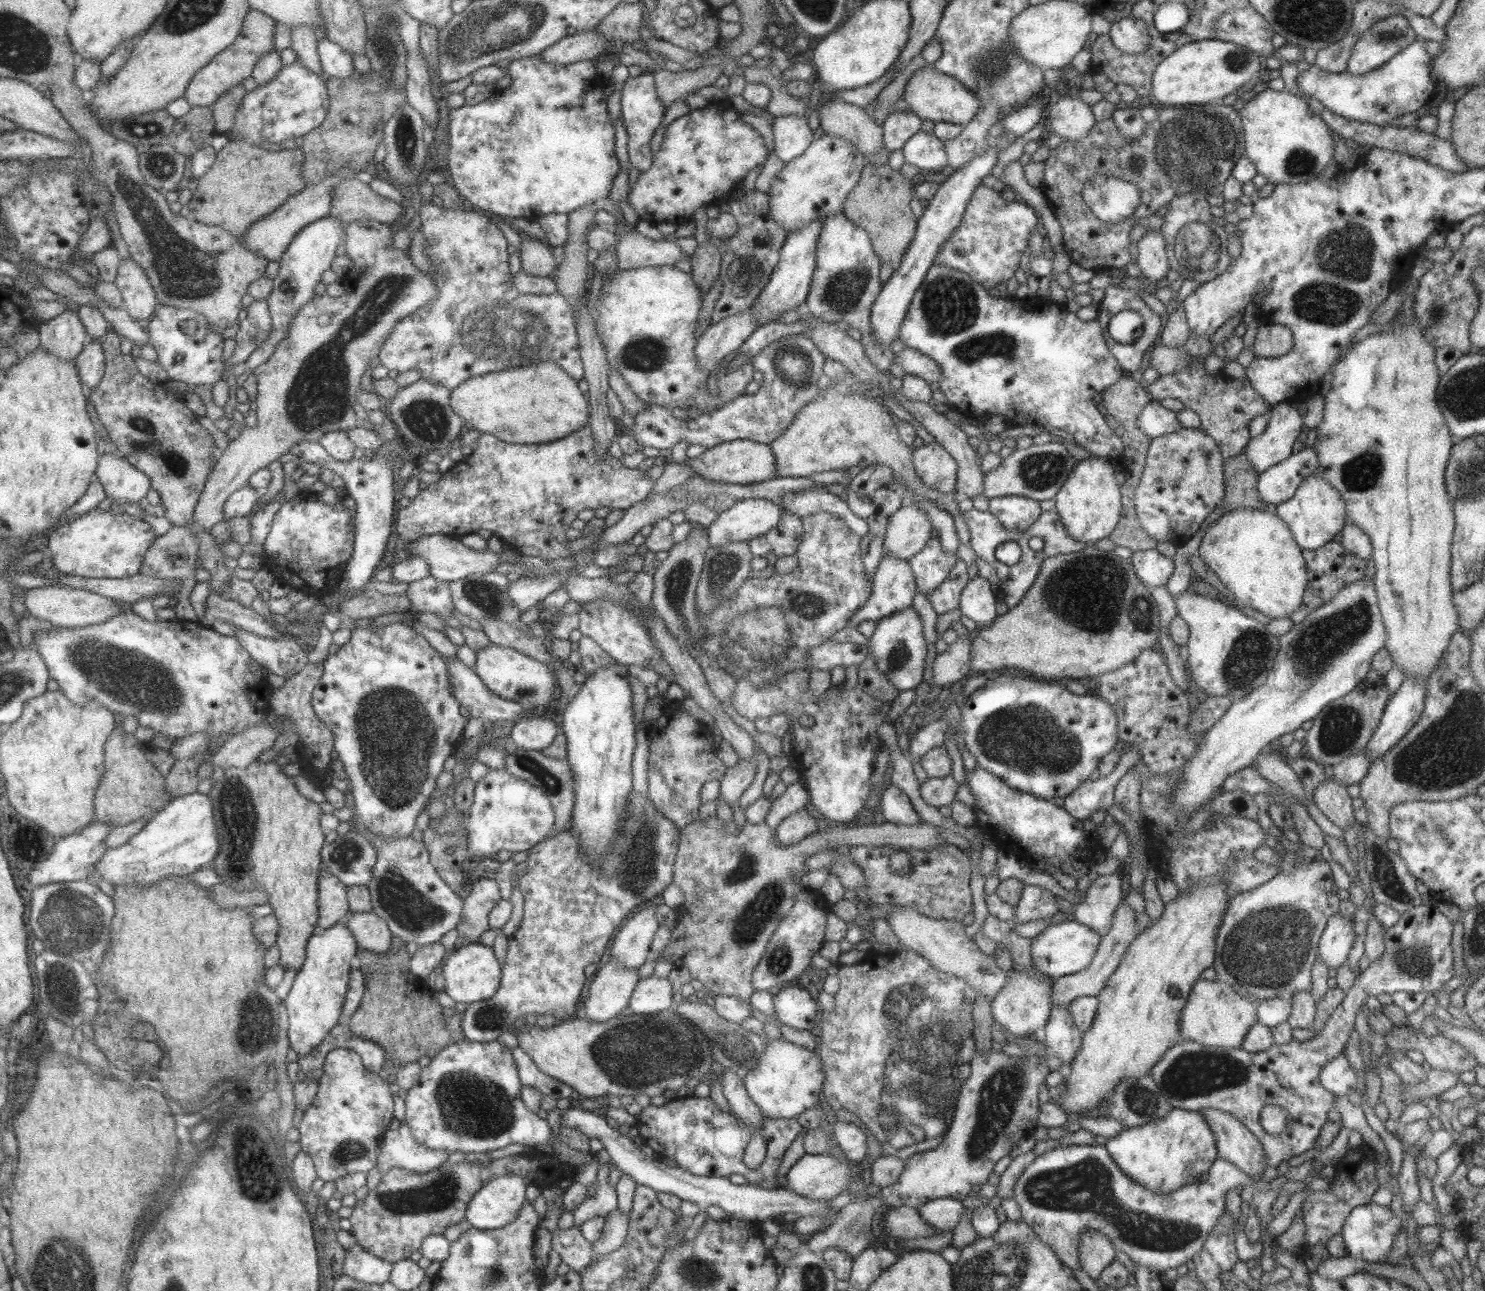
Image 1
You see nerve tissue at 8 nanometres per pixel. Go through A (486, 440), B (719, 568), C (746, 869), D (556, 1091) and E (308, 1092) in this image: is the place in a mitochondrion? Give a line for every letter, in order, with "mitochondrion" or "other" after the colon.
A: other
B: mitochondrion
C: mitochondrion
D: other
E: other

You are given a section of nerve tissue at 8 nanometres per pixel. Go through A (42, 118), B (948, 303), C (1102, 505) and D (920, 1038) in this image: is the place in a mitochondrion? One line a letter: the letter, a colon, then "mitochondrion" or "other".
A: other
B: mitochondrion
C: other
D: mitochondrion

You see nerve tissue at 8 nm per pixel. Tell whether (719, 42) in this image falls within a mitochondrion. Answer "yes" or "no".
no

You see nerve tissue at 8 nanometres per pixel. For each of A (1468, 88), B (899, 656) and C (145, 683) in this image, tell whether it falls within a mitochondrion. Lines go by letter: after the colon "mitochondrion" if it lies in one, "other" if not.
A: other
B: mitochondrion
C: mitochondrion

